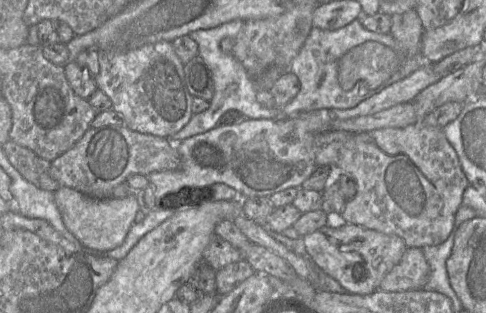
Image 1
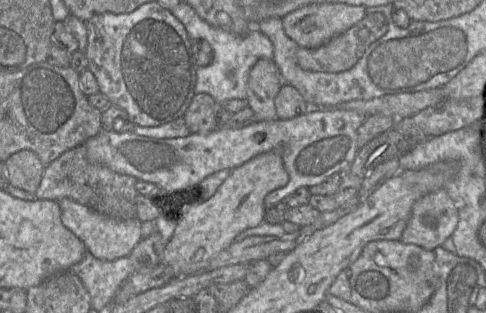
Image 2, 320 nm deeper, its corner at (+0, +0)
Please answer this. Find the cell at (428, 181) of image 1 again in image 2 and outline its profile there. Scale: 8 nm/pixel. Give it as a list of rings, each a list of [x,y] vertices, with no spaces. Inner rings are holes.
[[[442,188],[424,195],[414,203],[399,240],[433,251],[451,237],[457,223],[458,210]]]

